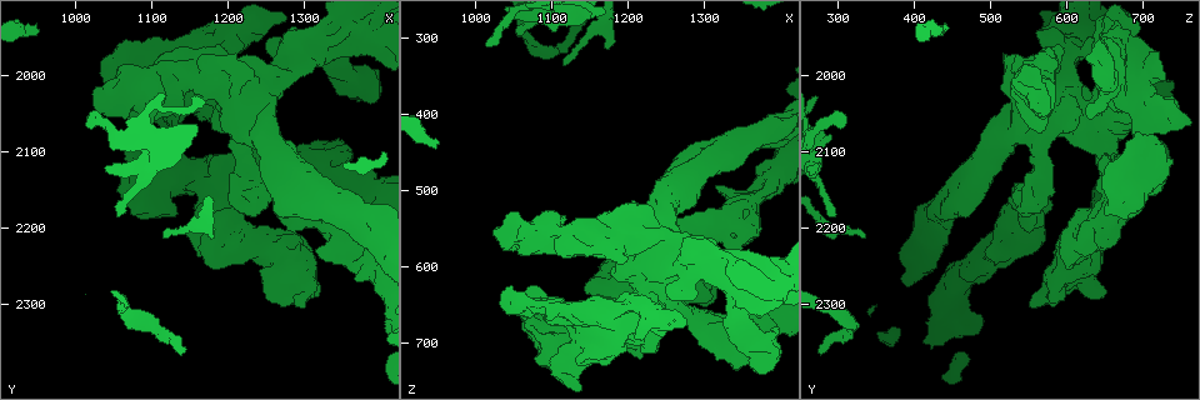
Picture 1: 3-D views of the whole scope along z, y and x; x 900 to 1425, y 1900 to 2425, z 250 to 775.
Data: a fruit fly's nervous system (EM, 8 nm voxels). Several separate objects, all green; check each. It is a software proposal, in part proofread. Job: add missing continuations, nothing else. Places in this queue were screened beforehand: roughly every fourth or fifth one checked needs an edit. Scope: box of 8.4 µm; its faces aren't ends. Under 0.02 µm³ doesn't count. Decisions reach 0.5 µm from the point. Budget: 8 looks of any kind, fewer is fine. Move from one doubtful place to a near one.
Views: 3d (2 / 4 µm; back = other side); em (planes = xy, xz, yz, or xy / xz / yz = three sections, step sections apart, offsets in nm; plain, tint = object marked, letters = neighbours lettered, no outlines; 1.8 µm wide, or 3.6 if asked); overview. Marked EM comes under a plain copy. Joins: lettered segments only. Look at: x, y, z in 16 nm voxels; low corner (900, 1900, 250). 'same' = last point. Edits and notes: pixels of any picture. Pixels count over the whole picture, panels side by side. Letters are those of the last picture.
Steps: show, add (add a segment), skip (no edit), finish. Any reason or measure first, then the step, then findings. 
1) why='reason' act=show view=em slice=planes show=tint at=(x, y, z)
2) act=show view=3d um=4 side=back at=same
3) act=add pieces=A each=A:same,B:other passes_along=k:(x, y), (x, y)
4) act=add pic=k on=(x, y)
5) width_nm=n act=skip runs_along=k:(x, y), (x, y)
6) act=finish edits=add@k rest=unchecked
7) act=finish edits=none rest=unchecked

why='two arms at a narrow angle' act=show view=3d um=4 at=(1355, 2230, 515)

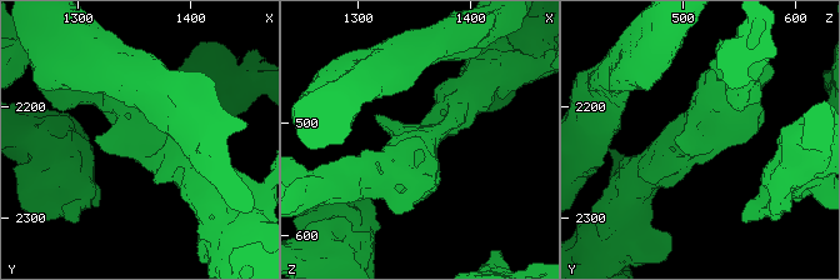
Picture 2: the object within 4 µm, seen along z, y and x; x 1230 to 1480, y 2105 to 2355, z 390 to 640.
act=show view=em um=3.6 slice=xz step=16 show=letters at=(1354, 2230, 518)

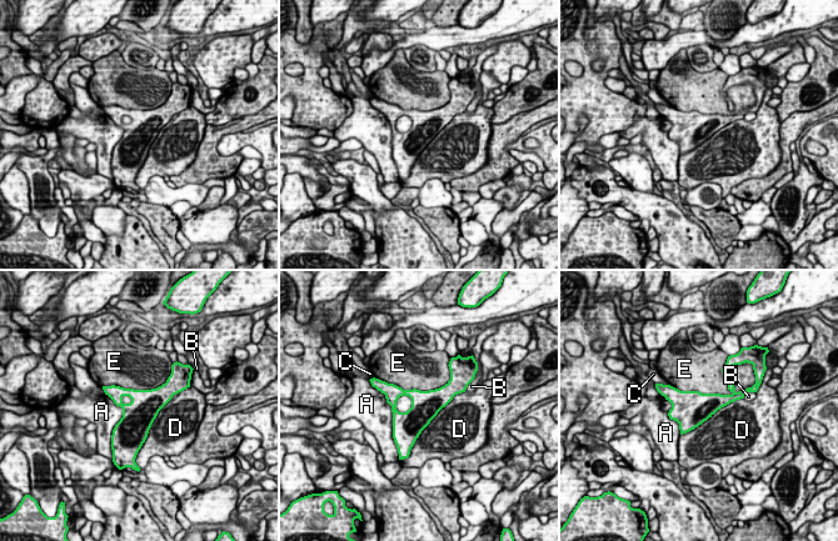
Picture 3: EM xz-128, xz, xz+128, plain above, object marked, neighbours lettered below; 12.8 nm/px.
longest_contact=D:1000nm act=skip each=A:other,B:other,C:other,D:other,E:other border=3:(459, 392), (422, 431), (409, 452) found='no lettered segment goes on from it'

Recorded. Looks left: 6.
act=show view=em slice=planes show=tint at=(1220, 2135, 560)

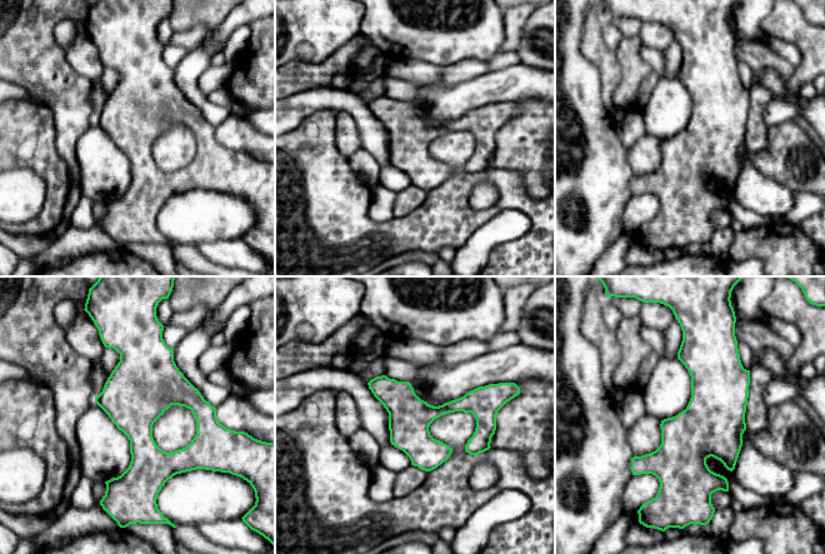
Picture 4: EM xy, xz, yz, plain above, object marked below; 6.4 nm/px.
why='what lies round it' act=show view=em slice=planes show=letters at=same

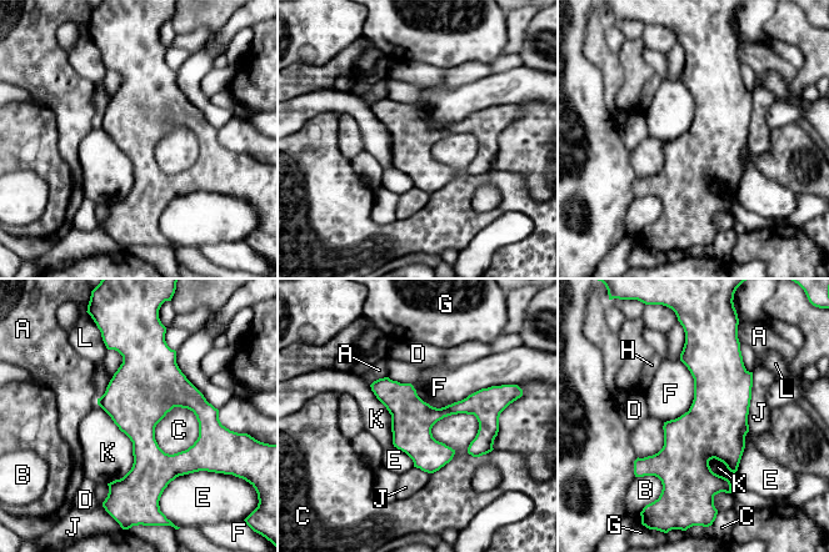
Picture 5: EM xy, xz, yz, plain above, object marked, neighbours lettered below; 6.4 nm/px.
act=skip each=A:other,B:other,C:other,D:other,E:other,F:other,G:other,H:other,J:other,K:other,L:other found='none of them fits'

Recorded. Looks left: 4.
why='stops while still wide' act=show view=3d um=2 at=(1375, 2010, 740)

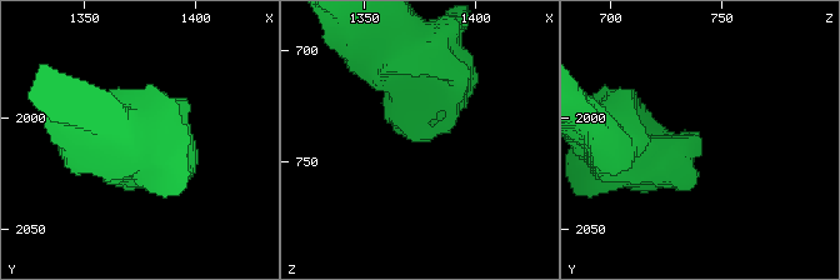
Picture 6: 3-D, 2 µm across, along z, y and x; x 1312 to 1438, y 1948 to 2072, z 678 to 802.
act=show view=em slice=planes show=letters at=(1378, 2009, 740)

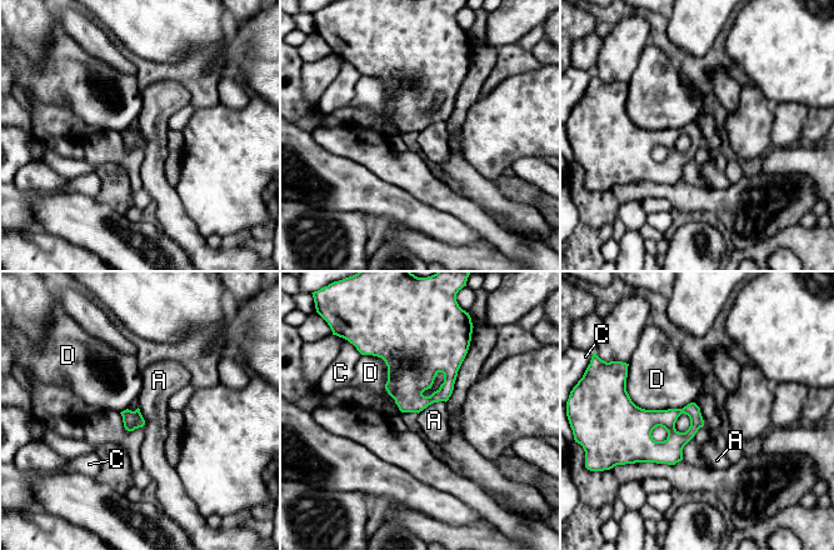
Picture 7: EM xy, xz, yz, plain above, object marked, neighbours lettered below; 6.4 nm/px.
act=skip each=A:other,C:other,D:other runs_along=7:(625, 405), (638, 418), (689, 411), (700, 423) found='no lettered segment goes on from it'

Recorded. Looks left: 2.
act=finish edits=none rest=unchecked

